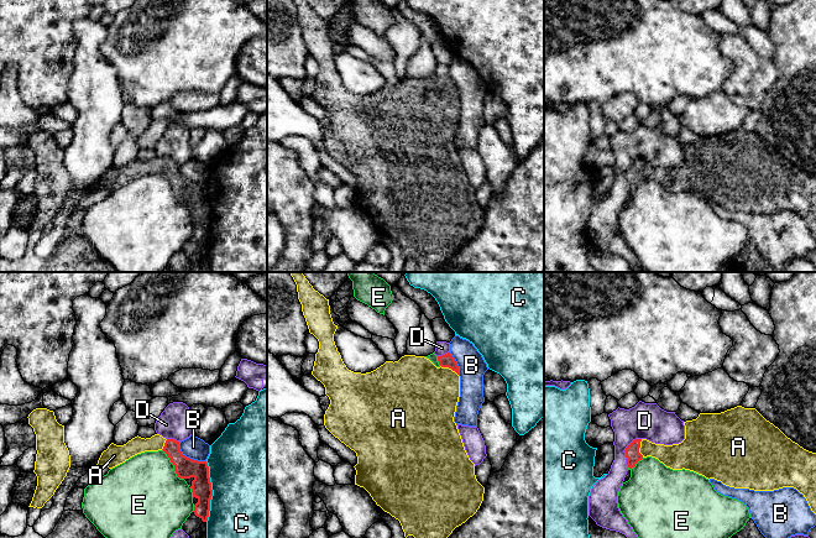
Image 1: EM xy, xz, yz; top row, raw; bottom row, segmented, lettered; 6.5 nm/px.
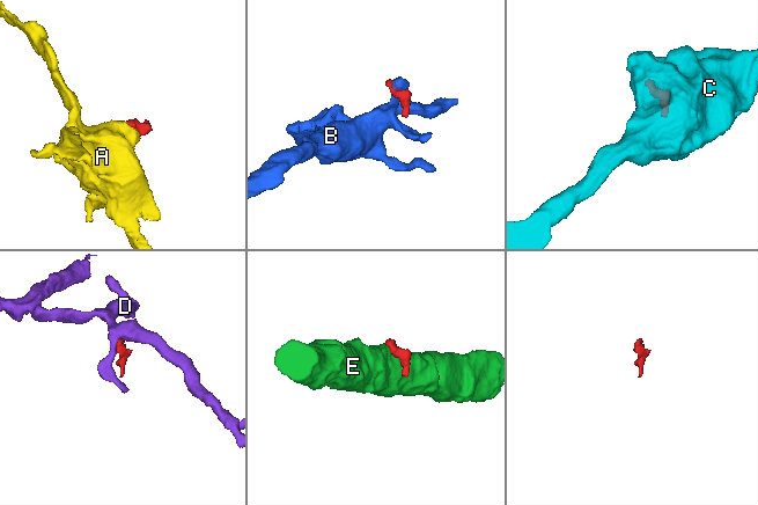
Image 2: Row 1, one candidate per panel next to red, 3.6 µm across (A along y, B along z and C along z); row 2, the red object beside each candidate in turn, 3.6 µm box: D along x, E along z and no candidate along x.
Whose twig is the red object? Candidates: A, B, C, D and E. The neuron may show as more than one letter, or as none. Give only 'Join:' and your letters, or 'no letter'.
Join: A

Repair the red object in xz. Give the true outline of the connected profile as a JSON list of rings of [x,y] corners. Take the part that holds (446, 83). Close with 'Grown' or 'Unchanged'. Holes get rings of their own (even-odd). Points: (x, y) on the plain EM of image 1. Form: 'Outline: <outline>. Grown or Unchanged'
Outline: [[[305,0],[293,2],[309,56],[319,64],[312,98],[324,108],[330,122],[324,148],[356,176],[355,208],[363,210],[377,229],[399,244],[404,260],[415,261],[417,272],[435,272],[456,250],[477,235],[485,216],[454,145],[460,120],[459,89],[455,82],[450,75],[438,79],[440,89],[436,90],[424,79],[404,78],[398,84],[386,84],[371,95],[354,95],[346,90],[335,68],[338,48],[333,45],[329,22],[315,14]]]. Grown

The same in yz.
Outline: [[[737,129],[721,136],[700,136],[696,142],[684,145],[684,148],[685,162],[679,167],[633,163],[624,173],[628,190],[652,179],[673,193],[690,193],[734,211],[774,214],[794,210],[804,218],[816,237],[816,176],[793,164],[755,131]]]. Grown

